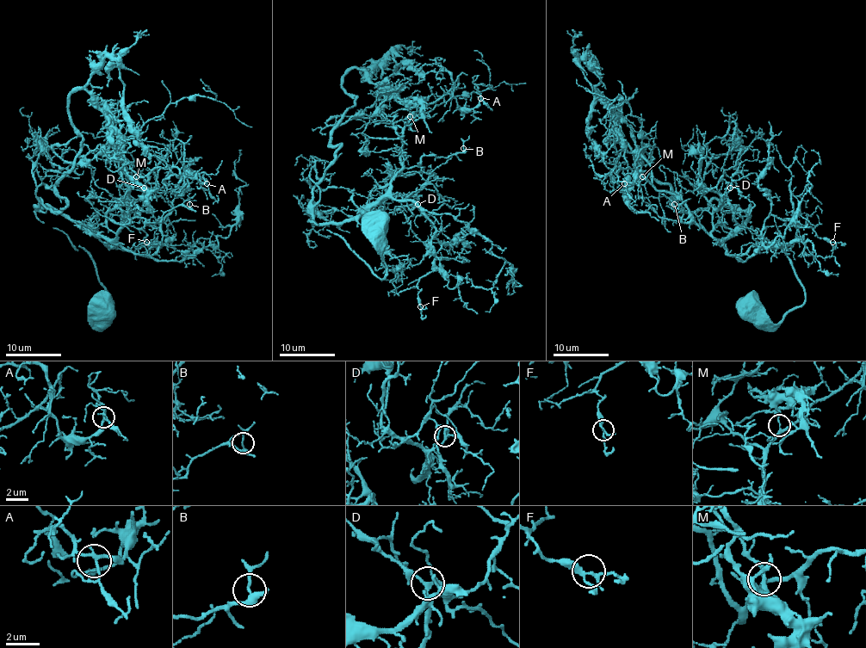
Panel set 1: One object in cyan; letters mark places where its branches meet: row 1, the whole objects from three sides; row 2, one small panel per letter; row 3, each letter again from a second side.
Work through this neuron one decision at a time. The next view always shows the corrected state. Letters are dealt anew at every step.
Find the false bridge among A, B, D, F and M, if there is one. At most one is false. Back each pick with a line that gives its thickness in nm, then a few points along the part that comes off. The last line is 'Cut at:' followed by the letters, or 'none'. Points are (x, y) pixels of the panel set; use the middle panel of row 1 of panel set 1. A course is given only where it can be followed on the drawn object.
M: Thickness 170 nm. Course of the part to remove: (411, 116), (406, 109), (398, 109), (381, 123), (420, 115), (454, 97), (495, 87), (504, 82), (526, 83)
Cut at: M

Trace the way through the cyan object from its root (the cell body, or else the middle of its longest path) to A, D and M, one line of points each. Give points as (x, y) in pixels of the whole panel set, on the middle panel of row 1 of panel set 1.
A: (380, 229), (382, 279), (309, 222), (371, 206), (402, 168), (402, 129), (454, 84), (459, 108), (480, 98)
D: (380, 229), (382, 279), (341, 237), (309, 222), (356, 218), (389, 188), (380, 186), (415, 195), (417, 204)
M: (380, 229), (382, 279), (341, 237), (309, 222), (343, 224), (386, 191), (402, 168), (402, 127), (411, 116)

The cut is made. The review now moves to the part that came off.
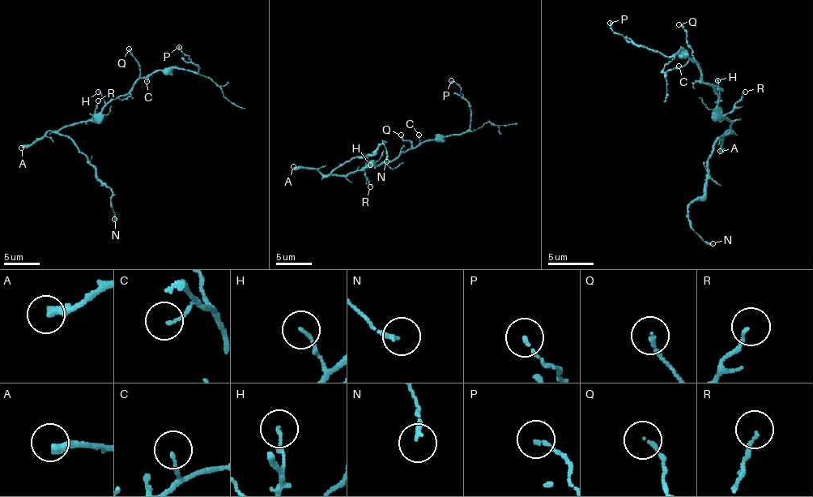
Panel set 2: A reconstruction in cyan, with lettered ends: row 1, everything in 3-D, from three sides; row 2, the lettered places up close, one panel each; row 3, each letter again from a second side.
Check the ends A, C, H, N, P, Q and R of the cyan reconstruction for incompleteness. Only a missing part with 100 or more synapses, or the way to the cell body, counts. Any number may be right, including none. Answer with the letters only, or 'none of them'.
A

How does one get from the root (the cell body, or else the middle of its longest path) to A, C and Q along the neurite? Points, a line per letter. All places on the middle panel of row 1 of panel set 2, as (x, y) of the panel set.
A: (374, 164), (367, 164), (345, 175), (322, 175), (315, 169), (293, 166)
C: (374, 164), (392, 161), (401, 152), (415, 147), (419, 143), (419, 134)
Q: (374, 164), (392, 161), (411, 147), (411, 143), (401, 134)

